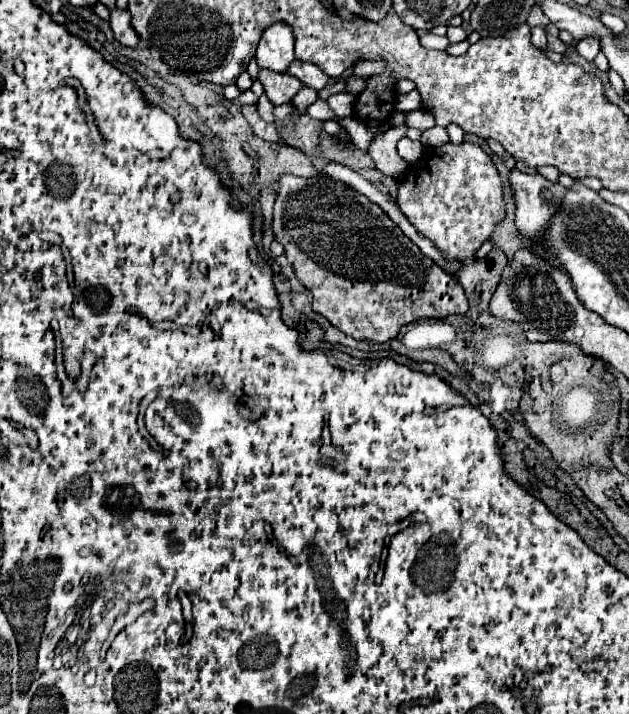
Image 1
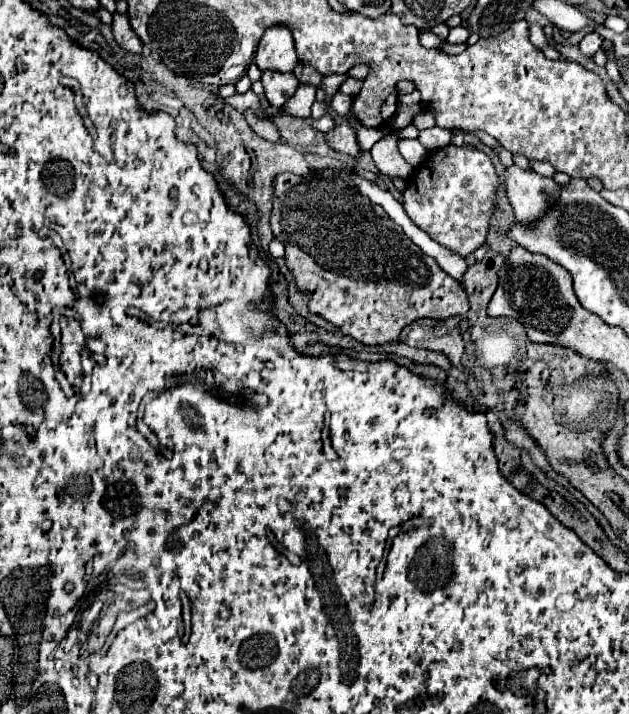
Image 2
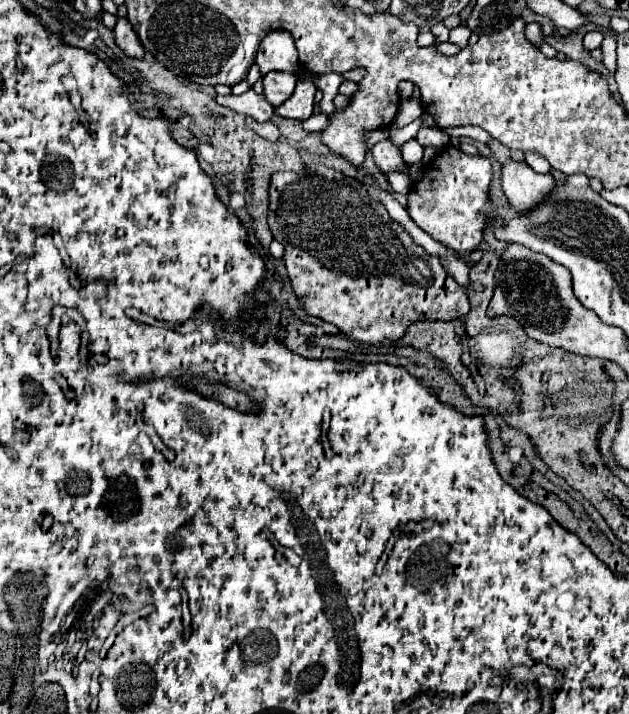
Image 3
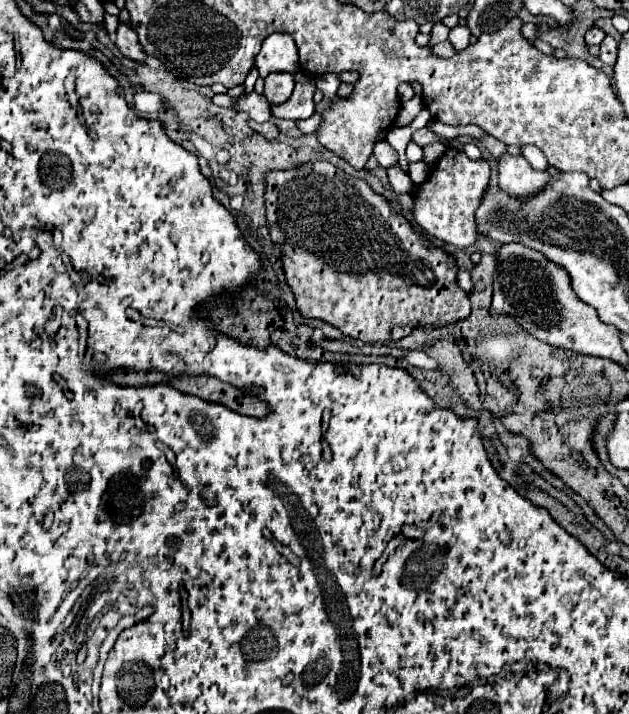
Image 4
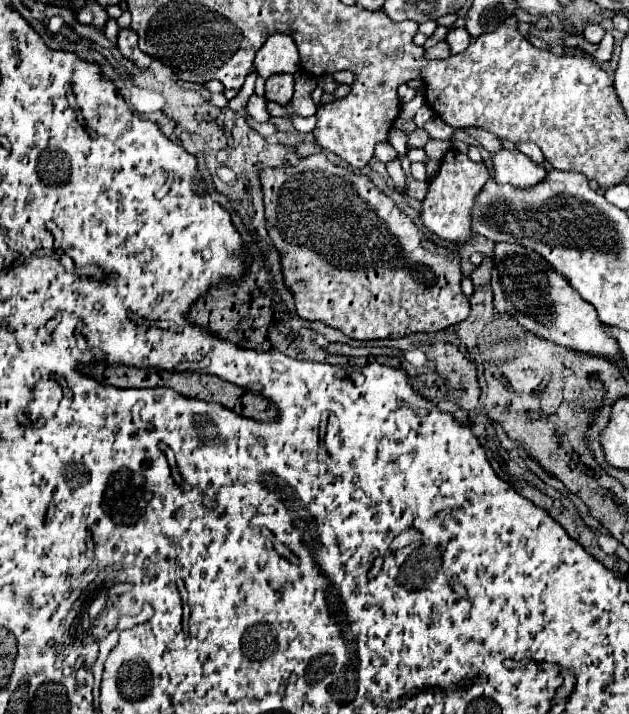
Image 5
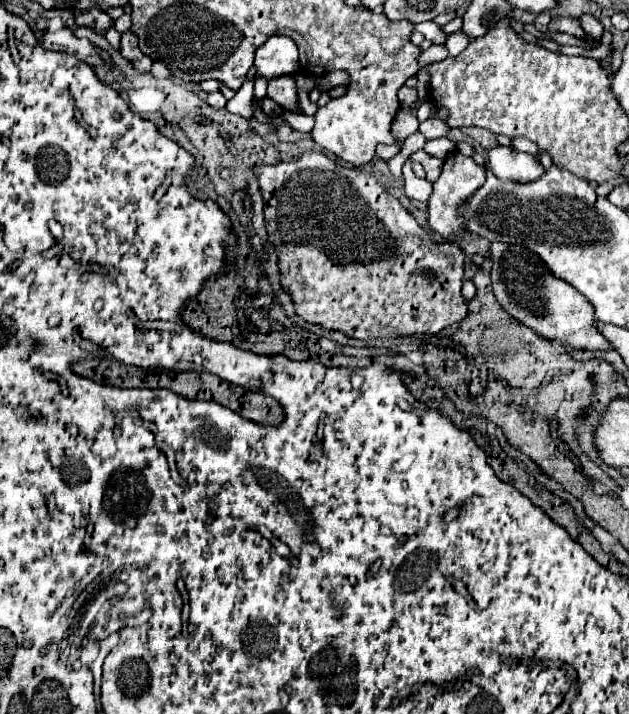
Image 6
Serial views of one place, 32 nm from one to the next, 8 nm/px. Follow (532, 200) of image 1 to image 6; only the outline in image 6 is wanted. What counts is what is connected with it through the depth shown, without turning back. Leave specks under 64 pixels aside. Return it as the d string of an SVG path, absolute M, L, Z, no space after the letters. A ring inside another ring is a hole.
M494 144L488 154L488 164L492 172L500 178L508 180L536 180L544 172L544 168L538 164L538 160L532 154L518 152L512 146Z

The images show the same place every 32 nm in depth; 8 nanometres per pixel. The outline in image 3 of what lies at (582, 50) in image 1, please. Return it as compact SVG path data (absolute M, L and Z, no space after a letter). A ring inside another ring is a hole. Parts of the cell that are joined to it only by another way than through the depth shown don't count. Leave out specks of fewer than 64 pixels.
M592 30L592 32L588 32L588 34L584 36L584 48L586 48L588 52L594 50L594 48L600 48L602 40L604 40L604 34L602 34L600 30Z

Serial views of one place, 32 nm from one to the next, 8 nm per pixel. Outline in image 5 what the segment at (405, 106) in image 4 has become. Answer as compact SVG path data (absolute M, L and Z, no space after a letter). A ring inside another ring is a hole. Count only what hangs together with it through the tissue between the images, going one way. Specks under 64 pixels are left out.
M422 86L422 89L416 94L416 97L414 99L401 106L399 117L405 120L414 118L417 111L425 103L426 97L424 92L424 86Z

